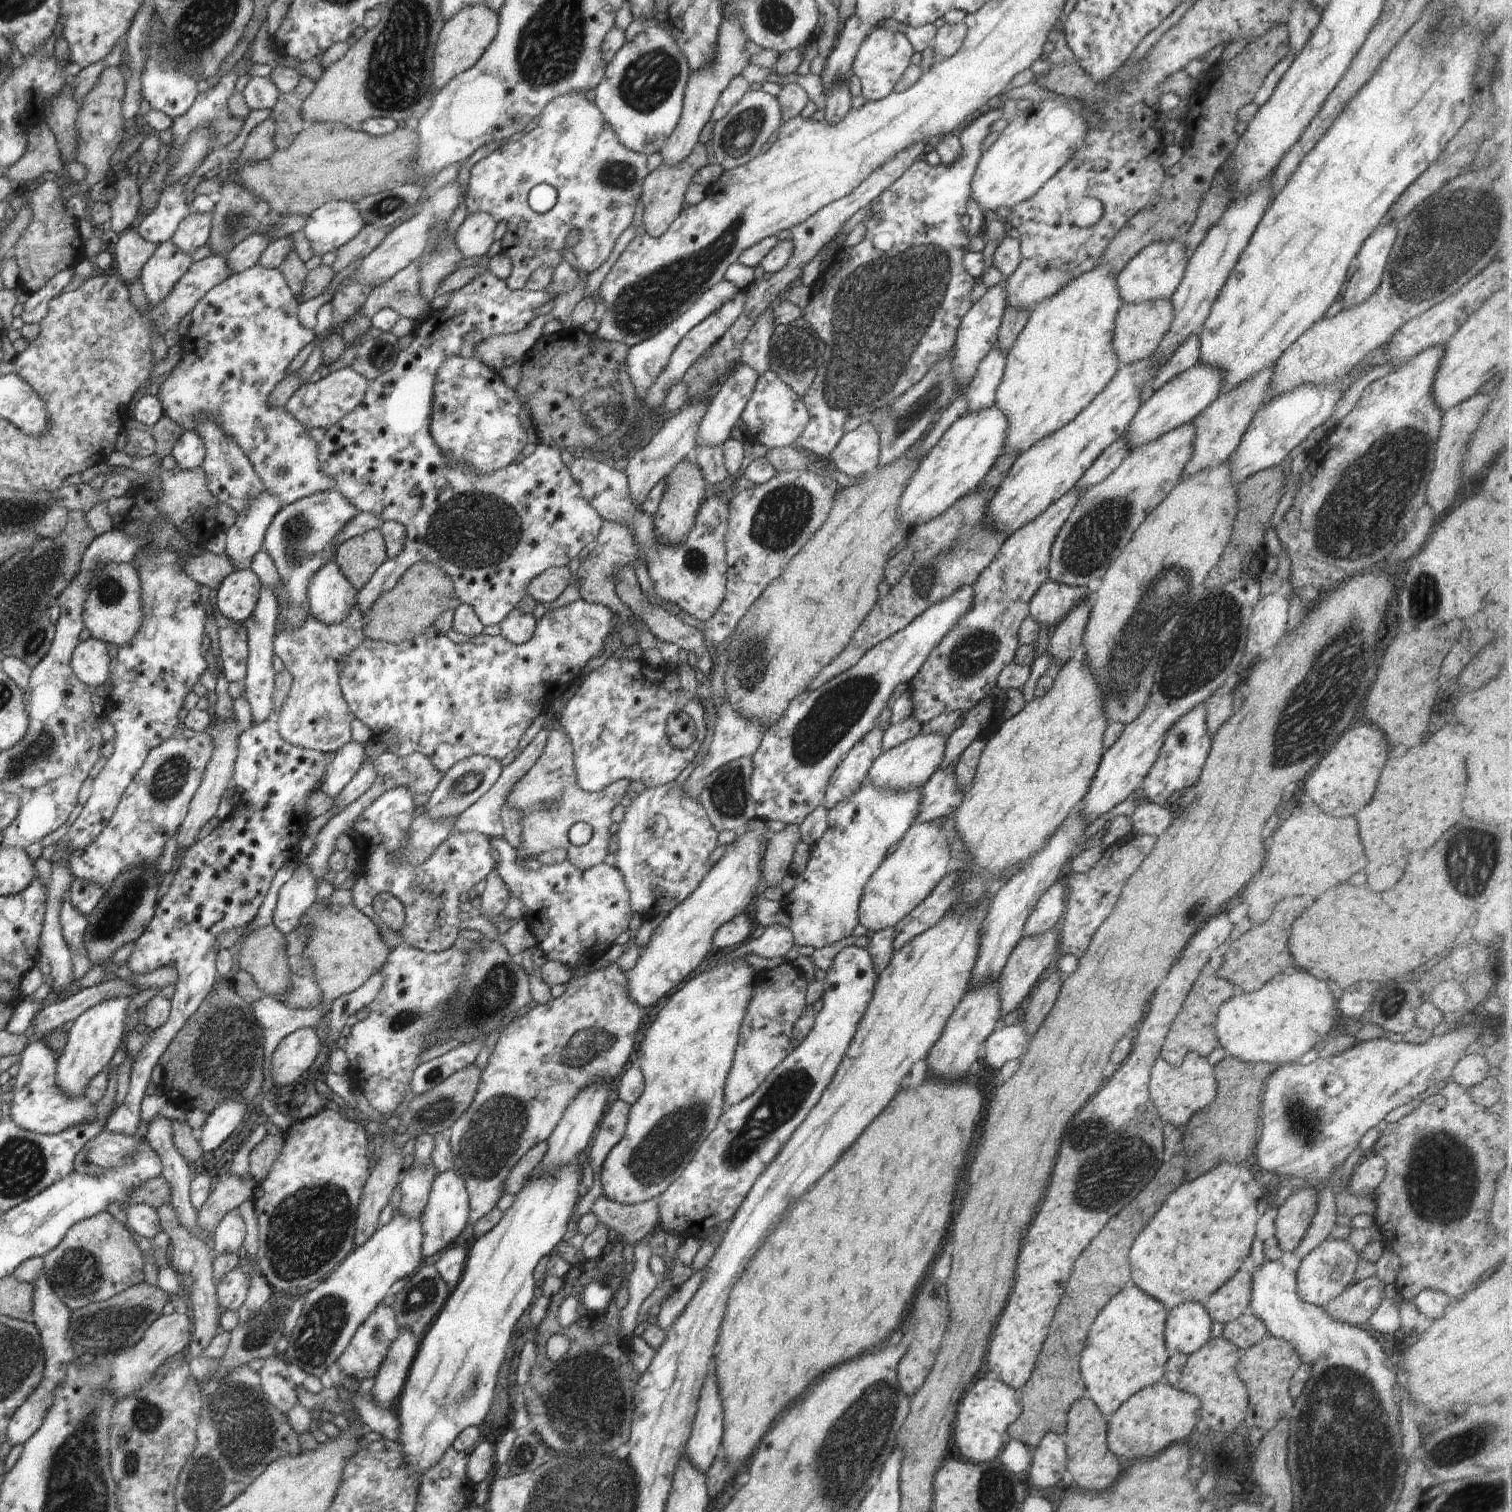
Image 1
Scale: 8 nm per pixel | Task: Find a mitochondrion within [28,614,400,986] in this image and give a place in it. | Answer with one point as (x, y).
(123, 906)

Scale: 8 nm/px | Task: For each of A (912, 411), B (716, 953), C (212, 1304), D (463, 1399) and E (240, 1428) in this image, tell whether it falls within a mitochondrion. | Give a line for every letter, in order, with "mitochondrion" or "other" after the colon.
A: mitochondrion
B: other
C: other
D: mitochondrion
E: mitochondrion

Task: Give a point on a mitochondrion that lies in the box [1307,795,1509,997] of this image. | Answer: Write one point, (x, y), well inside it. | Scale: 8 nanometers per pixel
(1472, 851)

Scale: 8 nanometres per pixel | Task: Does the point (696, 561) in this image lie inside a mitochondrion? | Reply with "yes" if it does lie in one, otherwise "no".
yes

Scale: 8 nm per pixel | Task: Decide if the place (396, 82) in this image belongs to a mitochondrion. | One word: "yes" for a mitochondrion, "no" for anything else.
yes

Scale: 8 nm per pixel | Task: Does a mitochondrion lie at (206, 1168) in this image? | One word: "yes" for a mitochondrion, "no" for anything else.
no

